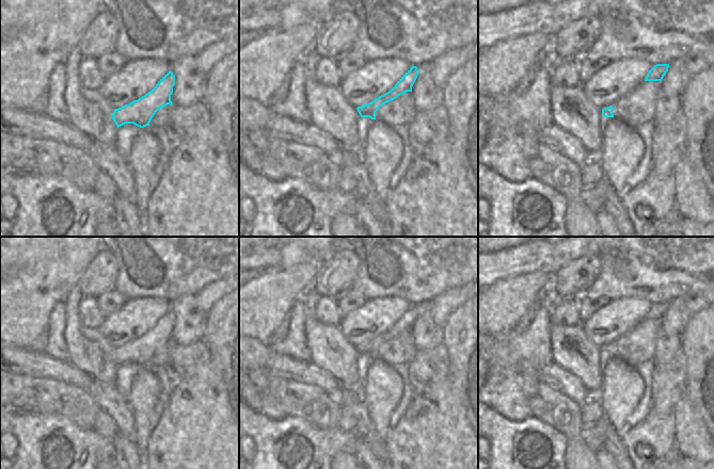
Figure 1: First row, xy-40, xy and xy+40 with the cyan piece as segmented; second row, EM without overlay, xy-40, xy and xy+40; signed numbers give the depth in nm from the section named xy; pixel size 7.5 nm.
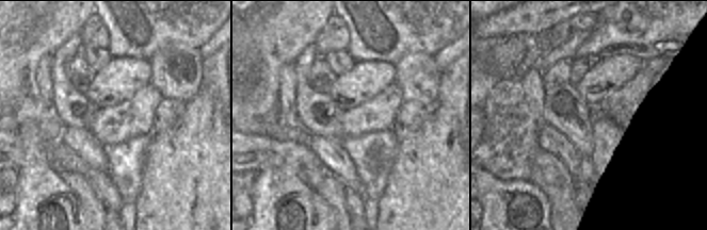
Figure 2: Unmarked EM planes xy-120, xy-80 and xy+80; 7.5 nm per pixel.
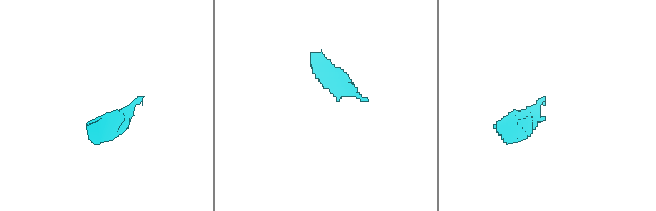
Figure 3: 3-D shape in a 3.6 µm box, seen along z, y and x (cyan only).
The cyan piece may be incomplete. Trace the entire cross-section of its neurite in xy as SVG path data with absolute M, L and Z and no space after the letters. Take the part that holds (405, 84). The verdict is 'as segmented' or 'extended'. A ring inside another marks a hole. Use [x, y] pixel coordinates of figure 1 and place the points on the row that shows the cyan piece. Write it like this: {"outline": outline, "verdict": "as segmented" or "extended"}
{"outline": "M412 66L395 84L395 86L387 93L379 96L368 104L358 107L356 110L361 117L369 117L376 119L376 112L385 103L394 100L398 96L412 92L412 86L418 76L416 66Z", "verdict": "as segmented"}

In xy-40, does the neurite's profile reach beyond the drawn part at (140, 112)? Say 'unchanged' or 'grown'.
unchanged

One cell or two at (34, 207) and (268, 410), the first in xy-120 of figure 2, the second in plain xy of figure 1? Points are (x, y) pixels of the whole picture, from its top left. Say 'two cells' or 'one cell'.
two cells

